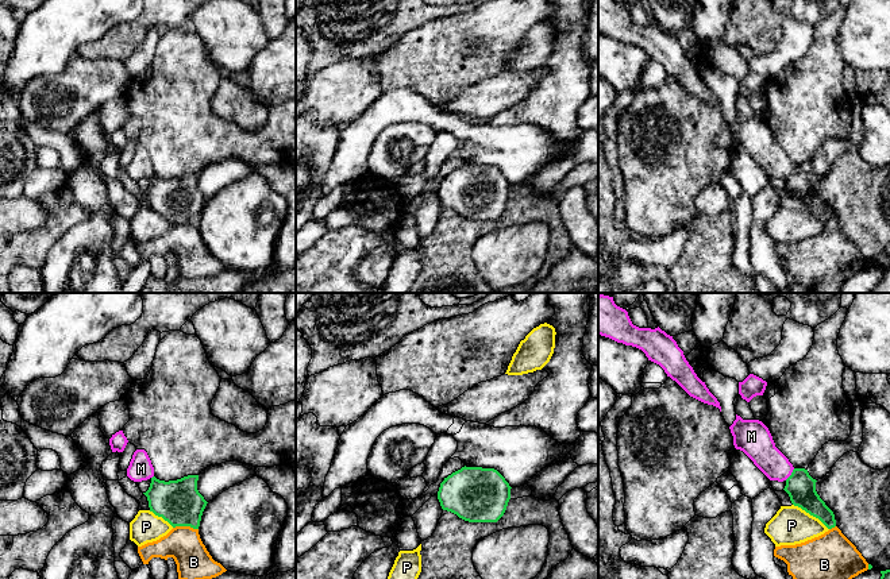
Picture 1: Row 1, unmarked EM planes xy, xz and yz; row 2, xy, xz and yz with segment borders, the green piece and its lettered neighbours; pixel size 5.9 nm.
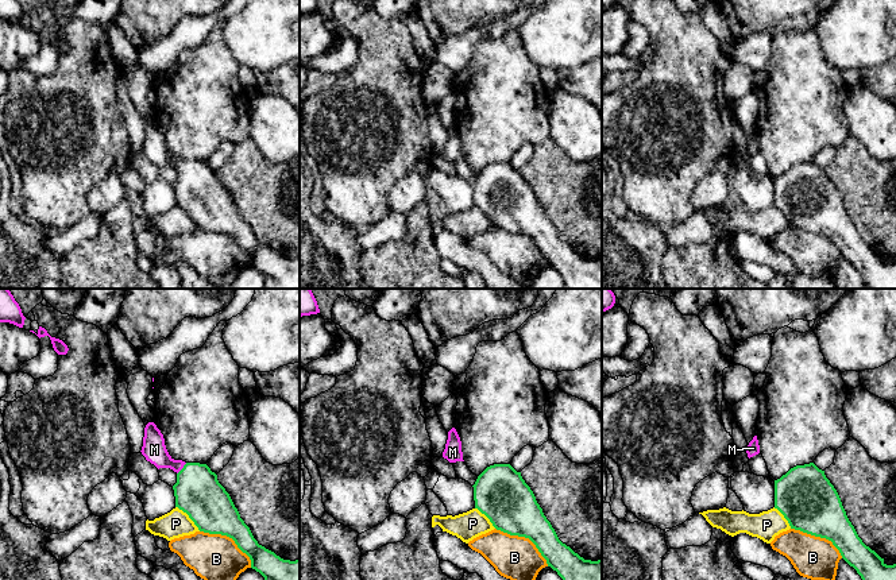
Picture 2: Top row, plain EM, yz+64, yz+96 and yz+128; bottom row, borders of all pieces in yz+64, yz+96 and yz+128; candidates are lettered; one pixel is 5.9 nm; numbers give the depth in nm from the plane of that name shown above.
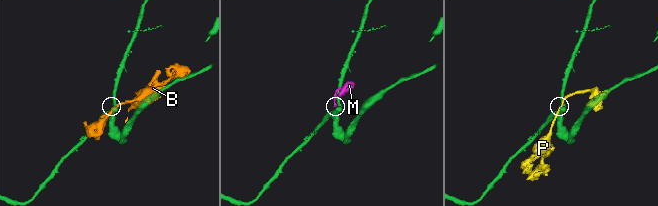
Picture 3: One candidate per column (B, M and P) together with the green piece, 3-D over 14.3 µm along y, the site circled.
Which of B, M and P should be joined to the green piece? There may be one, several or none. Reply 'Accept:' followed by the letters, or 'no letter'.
Accept: M

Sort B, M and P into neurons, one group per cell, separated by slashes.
B / M / P

